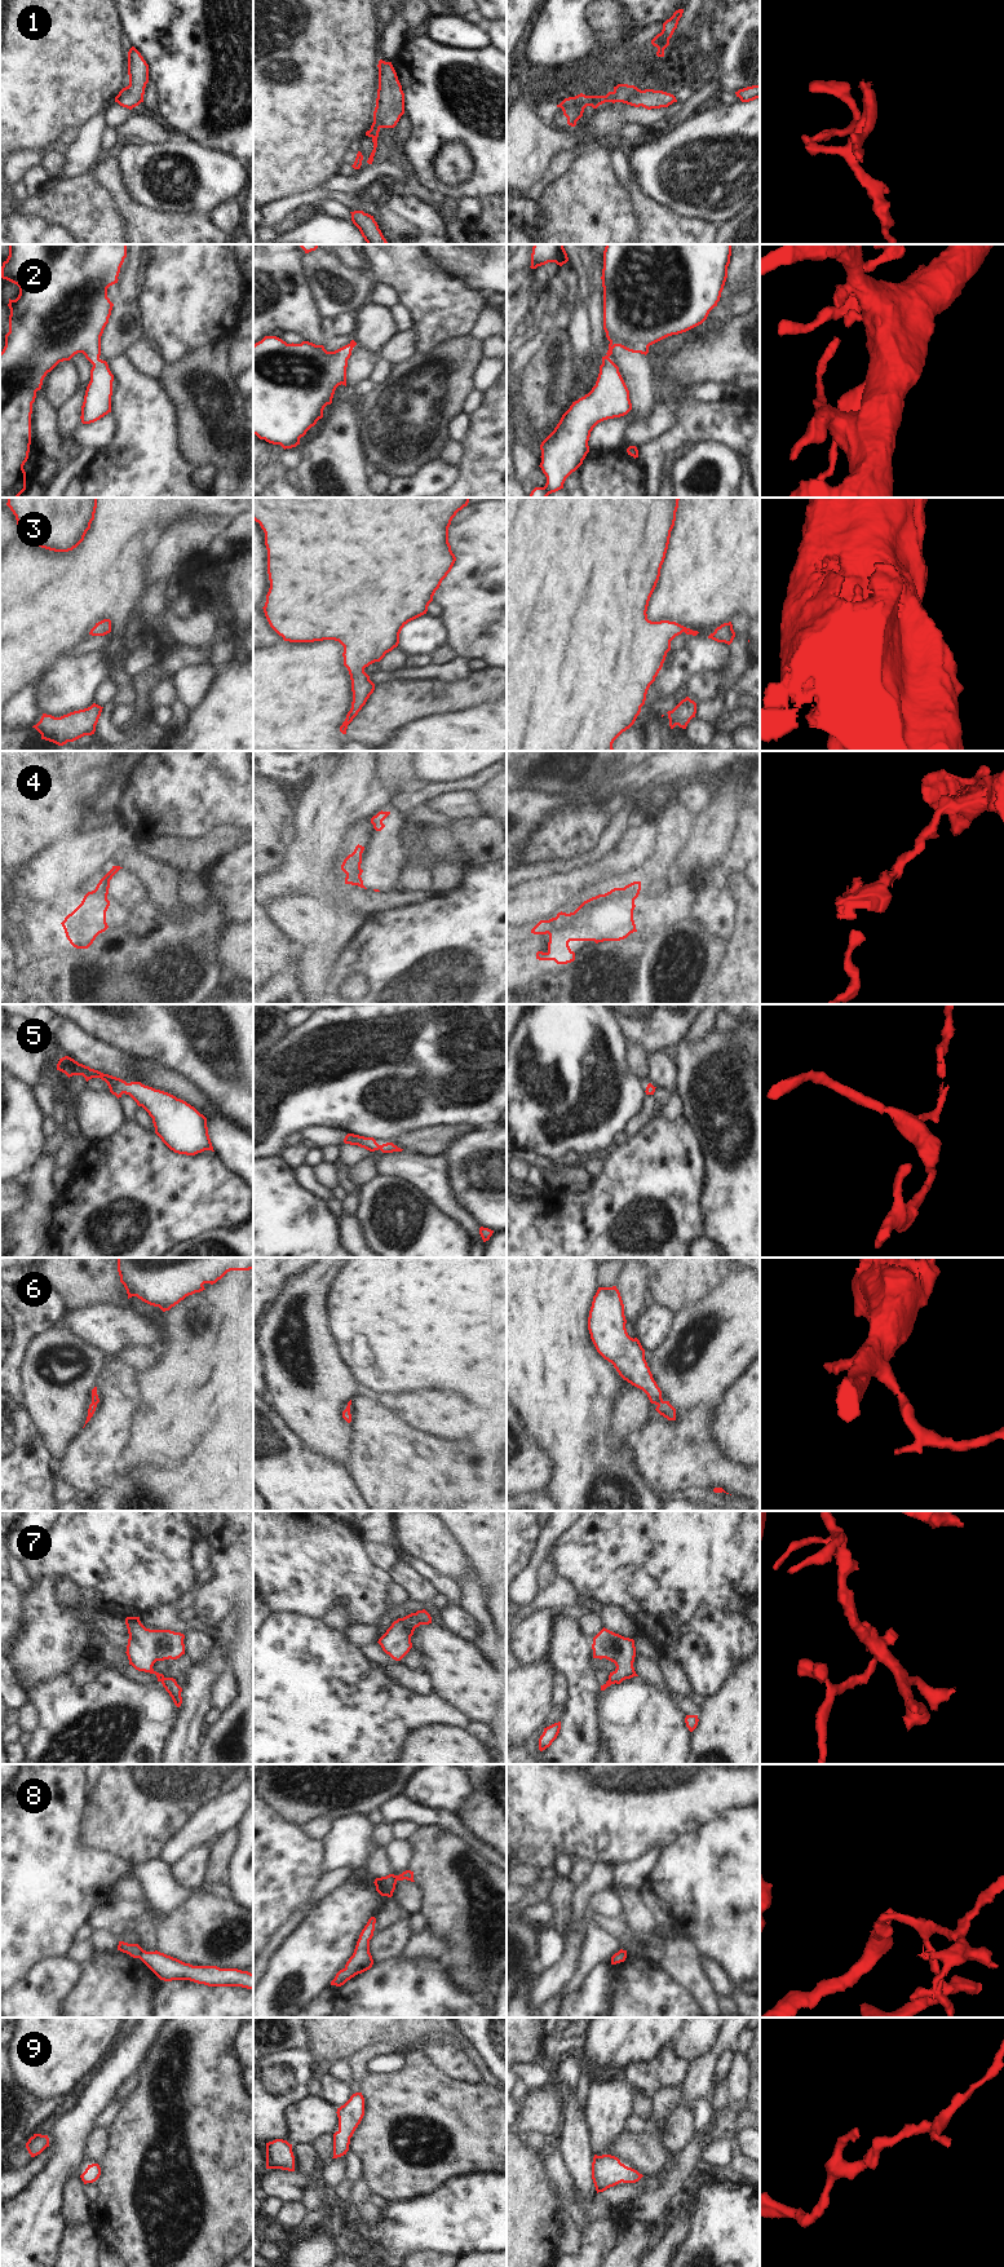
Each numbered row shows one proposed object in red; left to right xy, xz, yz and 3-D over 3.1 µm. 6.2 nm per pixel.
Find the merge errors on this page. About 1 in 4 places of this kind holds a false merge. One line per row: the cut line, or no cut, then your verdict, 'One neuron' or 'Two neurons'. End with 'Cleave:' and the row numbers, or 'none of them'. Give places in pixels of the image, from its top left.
1: No split. One neuron
2: No split. One neuron
3: No split. One neuron
4: Split along xy (94, 889), (106, 898). Two neurons
5: No split. One neuron
6: No split. One neuron
7: No split. One neuron
8: Split along xy (144, 1950), (138, 1957). Two neurons
9: No split. One neuron
Cleave: 4, 8

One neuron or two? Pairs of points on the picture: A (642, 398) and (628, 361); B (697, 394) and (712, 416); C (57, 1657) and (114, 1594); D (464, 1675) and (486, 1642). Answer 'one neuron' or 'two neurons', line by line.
A: one neuron
B: two neurons
C: one neuron
D: two neurons

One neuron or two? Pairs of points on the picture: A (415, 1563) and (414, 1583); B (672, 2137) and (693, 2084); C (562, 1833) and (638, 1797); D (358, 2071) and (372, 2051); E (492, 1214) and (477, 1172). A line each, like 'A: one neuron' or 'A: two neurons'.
A: two neurons
B: one neuron
C: one neuron
D: one neuron
E: one neuron

